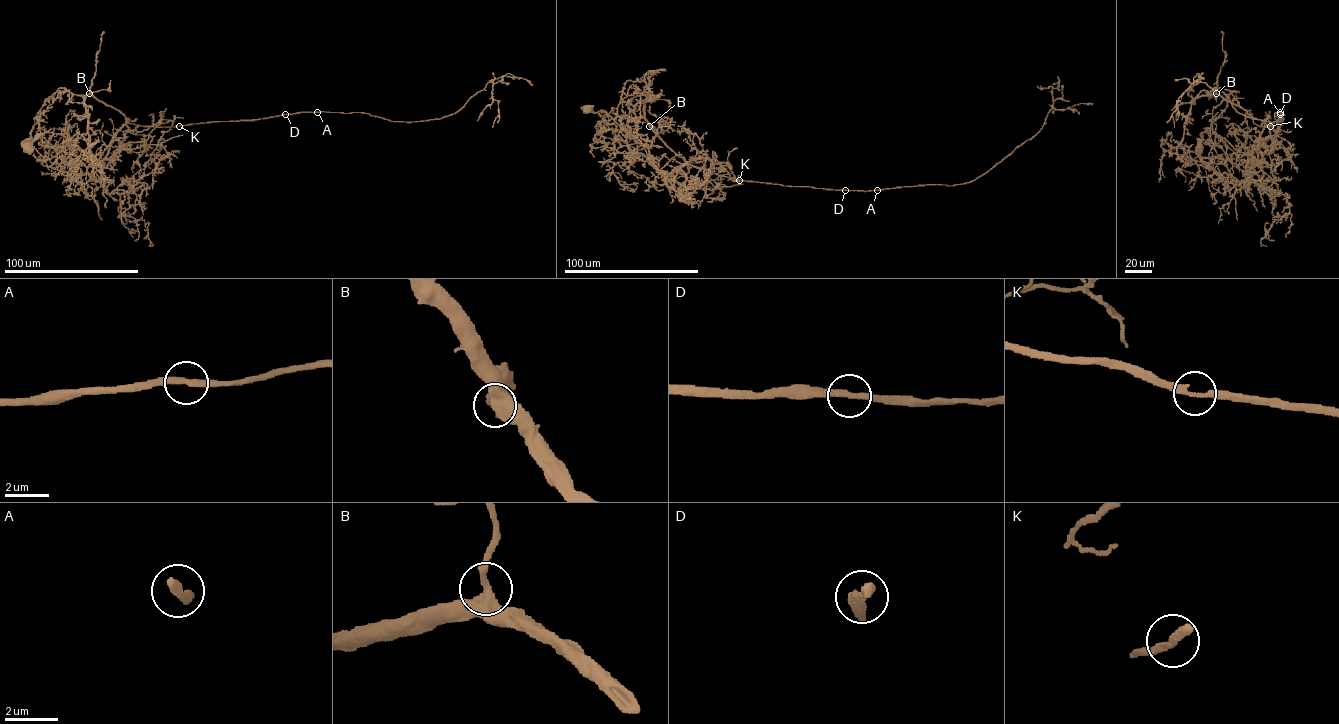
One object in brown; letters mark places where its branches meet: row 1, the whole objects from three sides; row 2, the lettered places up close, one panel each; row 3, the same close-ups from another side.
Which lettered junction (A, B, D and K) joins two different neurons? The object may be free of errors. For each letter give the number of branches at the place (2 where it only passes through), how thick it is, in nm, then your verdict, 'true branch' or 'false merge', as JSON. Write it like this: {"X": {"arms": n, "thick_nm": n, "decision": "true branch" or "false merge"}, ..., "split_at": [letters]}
{"A": {"arms": 2, "thick_nm": 320, "decision": "true branch"}, "B": {"arms": 2, "thick_nm": 440, "decision": "true branch"}, "D": {"arms": 2, "thick_nm": 280, "decision": "true branch"}, "K": {"arms": 2, "thick_nm": 240, "decision": "true branch"}, "split_at": []}

